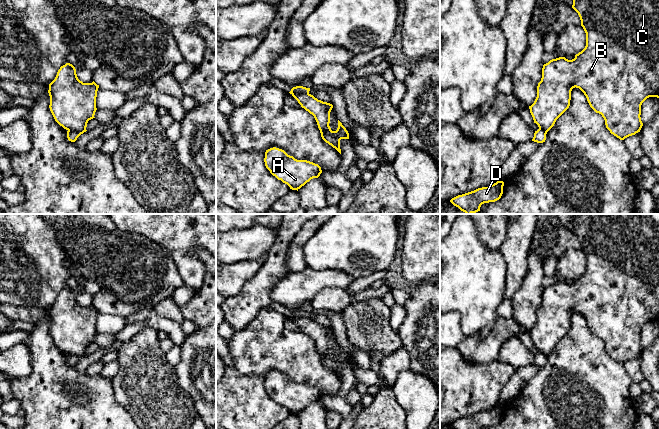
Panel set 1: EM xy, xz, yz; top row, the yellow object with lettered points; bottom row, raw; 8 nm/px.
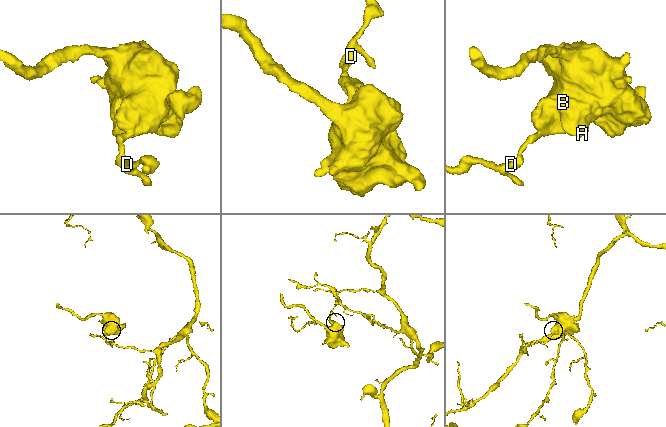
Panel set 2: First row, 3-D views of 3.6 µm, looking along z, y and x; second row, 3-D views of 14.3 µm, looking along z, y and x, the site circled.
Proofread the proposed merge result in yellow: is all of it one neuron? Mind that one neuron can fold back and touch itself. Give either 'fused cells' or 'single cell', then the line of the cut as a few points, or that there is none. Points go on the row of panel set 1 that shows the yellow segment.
fused cells | xz (308, 92), (299, 92), (292, 95)

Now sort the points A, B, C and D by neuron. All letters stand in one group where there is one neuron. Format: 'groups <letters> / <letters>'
groups A B C / D

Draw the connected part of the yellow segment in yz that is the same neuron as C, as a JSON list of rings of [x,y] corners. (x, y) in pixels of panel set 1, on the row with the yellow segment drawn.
[[[573,0],[572,8],[578,13],[581,26],[586,33],[585,48],[575,55],[575,58],[568,60],[565,57],[559,57],[550,60],[543,65],[542,78],[537,86],[537,97],[534,103],[529,106],[530,113],[534,123],[539,128],[548,132],[555,124],[556,120],[569,108],[571,100],[571,91],[573,88],[579,88],[587,98],[590,107],[602,115],[605,120],[606,128],[611,134],[624,140],[625,138],[640,132],[643,123],[641,121],[641,105],[649,97],[659,98],[659,0]]]

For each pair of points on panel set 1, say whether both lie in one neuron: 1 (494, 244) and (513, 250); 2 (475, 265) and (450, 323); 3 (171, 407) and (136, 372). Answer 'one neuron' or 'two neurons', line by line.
1: two neurons
2: two neurons
3: one neuron

